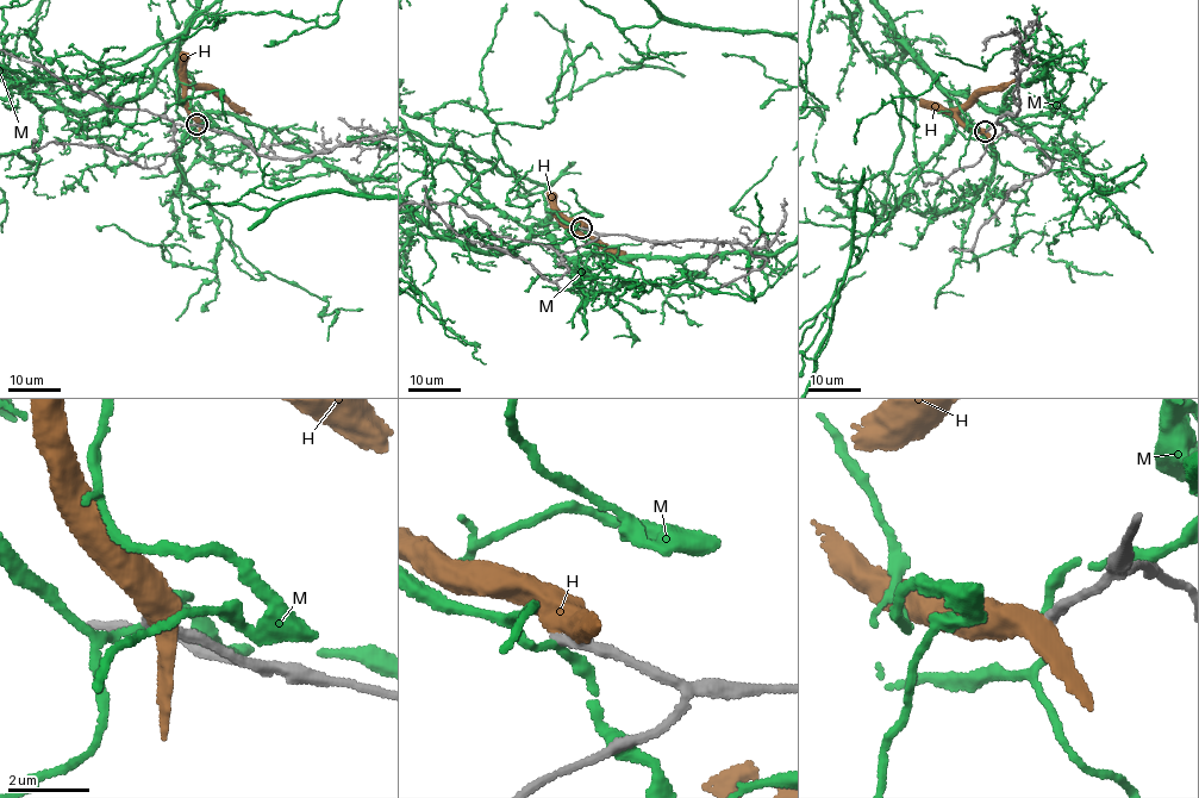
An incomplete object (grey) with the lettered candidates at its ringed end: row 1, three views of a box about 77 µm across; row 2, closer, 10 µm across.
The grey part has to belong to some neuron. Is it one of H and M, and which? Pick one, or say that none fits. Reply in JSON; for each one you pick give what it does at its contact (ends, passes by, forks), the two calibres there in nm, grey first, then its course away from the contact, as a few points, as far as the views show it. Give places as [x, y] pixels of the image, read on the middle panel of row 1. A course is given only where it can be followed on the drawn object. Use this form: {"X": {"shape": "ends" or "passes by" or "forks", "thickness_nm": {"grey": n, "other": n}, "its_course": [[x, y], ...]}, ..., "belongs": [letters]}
{"belongs": []}

